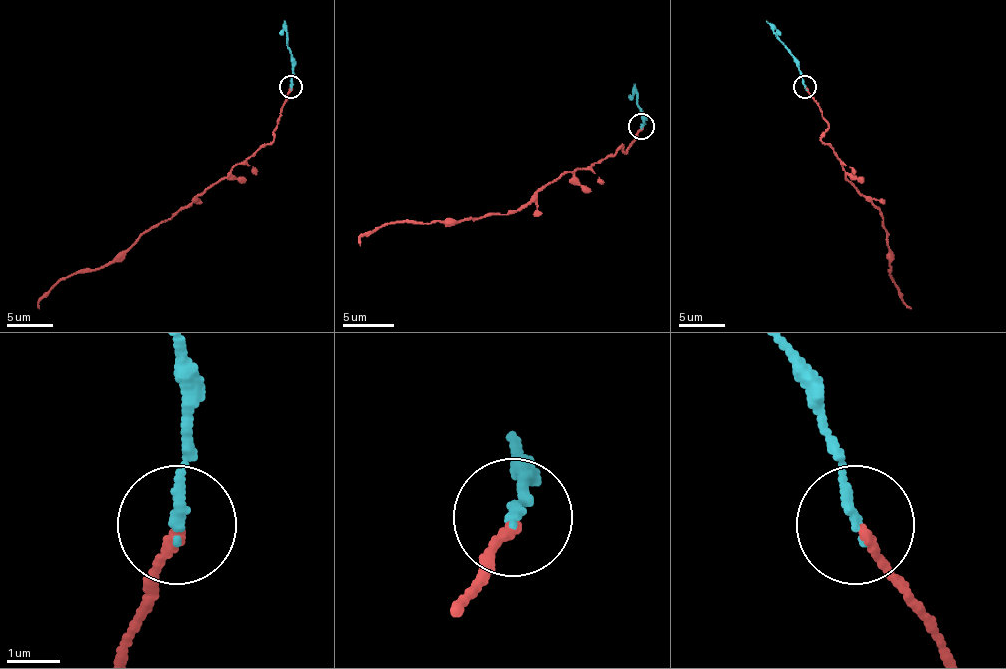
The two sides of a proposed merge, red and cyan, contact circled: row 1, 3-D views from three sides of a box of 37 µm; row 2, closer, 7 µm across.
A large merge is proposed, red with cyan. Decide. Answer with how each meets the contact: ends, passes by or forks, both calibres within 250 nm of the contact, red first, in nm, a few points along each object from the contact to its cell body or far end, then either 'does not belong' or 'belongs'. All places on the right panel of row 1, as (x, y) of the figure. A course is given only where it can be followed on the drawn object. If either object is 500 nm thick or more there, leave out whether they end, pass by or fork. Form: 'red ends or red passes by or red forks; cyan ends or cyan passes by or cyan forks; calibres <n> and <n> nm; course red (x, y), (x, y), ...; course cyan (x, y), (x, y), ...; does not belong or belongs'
red ends; cyan ends; calibres 180 and 200 nm; course red (804, 87), (827, 124), (822, 140), (834, 149), (848, 180), (880, 212), (889, 249), (889, 277), (910, 309); course cyan (804, 87), (797, 59), (767, 20); belongs

